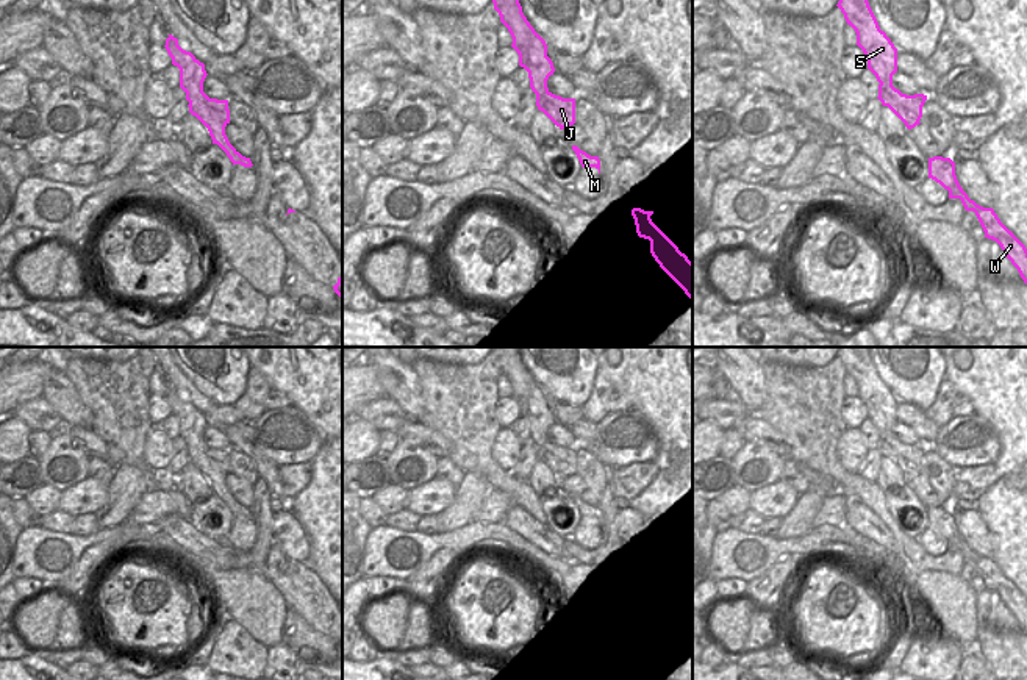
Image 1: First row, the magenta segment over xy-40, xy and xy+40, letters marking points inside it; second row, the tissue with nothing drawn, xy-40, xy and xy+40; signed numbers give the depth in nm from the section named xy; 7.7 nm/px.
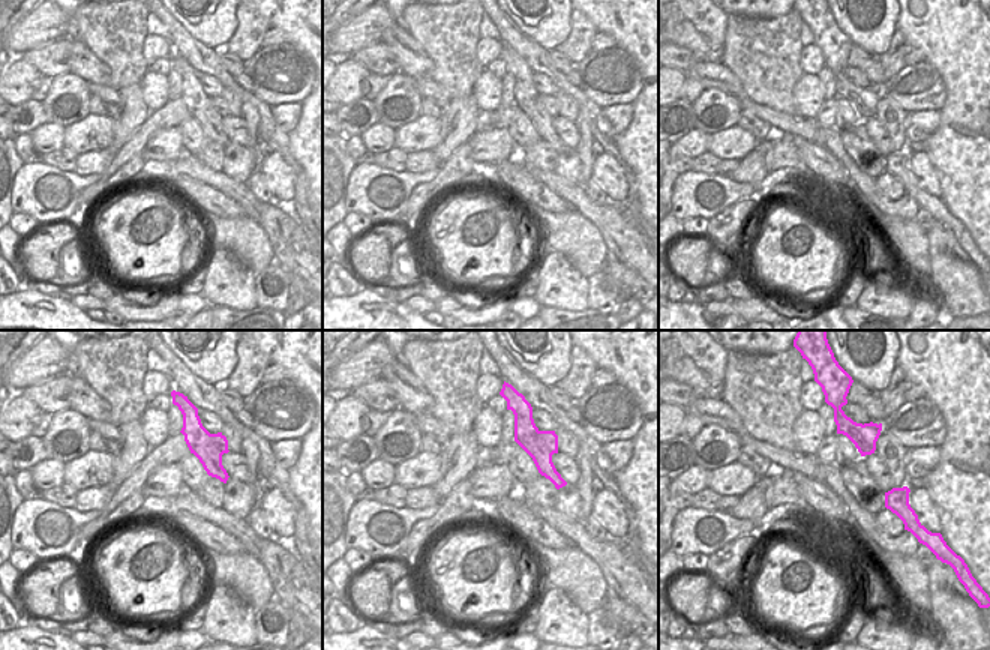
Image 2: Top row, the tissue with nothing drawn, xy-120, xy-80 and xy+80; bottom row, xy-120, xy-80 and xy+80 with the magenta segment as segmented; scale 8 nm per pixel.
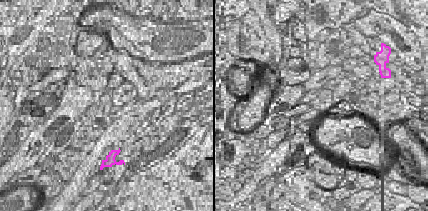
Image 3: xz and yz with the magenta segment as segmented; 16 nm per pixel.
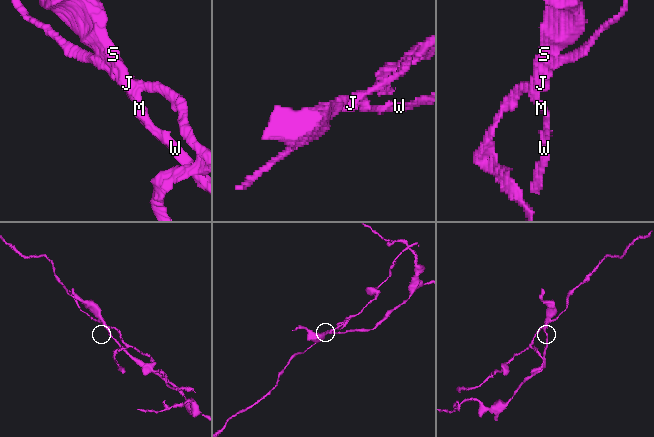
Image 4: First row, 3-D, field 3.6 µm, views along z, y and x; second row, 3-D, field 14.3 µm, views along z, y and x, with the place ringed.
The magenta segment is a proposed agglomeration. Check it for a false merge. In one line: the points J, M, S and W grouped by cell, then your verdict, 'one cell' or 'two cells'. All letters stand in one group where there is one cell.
groups J / M S W; two cells

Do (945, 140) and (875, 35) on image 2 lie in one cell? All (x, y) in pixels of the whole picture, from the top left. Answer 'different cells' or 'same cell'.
different cells

